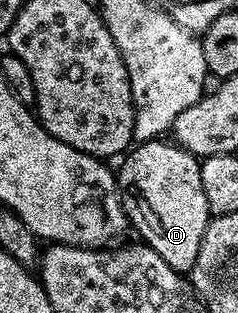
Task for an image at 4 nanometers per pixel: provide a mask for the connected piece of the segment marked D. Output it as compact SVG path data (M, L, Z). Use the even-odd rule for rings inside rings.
M166 139L135 144L121 161L122 166L116 169L118 197L127 222L168 267L183 275L189 274L196 255L200 255L204 231L212 220L204 183L200 183L202 161Z

